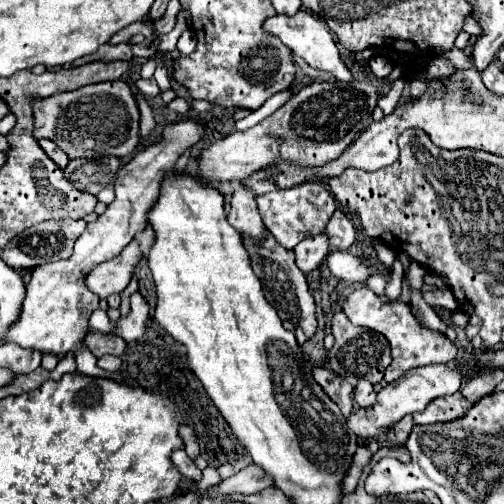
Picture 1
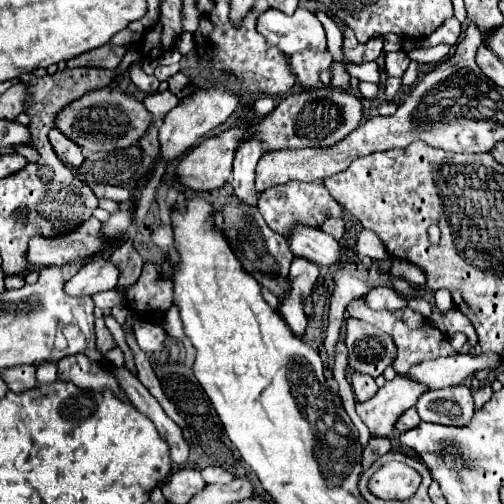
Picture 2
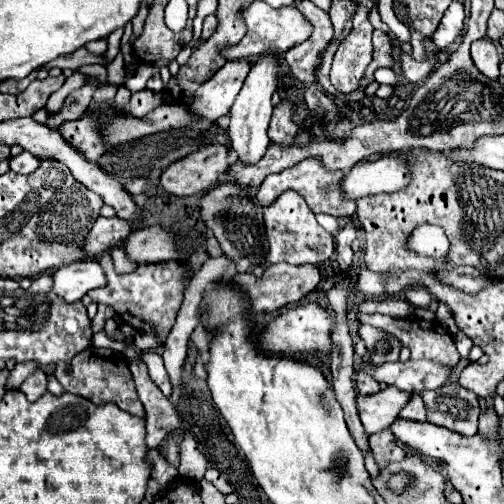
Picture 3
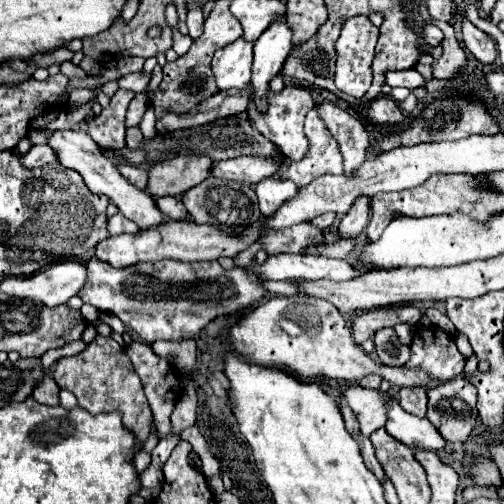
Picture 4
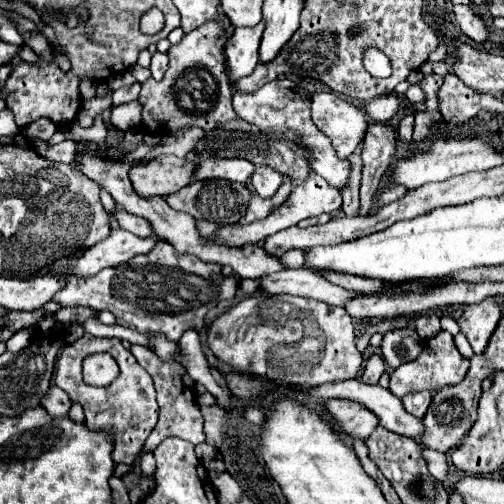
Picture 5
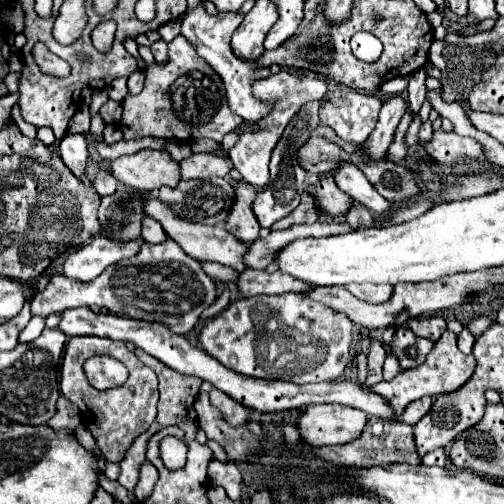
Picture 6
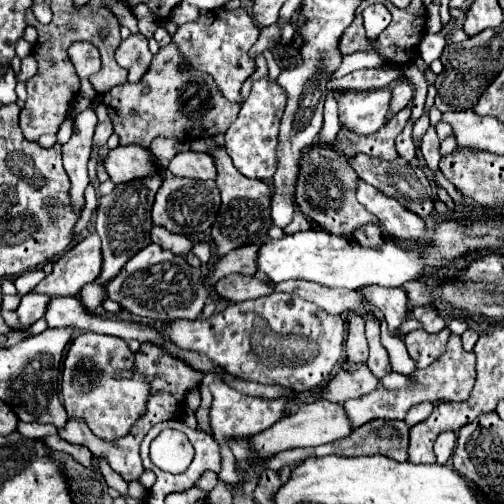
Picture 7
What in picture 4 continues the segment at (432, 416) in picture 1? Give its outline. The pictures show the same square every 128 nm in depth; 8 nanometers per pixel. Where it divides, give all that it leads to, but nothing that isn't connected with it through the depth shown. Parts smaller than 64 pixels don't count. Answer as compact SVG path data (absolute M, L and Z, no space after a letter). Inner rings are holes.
M456 376L430 386L426 394L428 420L448 442L466 442L478 420L476 388L462 376Z

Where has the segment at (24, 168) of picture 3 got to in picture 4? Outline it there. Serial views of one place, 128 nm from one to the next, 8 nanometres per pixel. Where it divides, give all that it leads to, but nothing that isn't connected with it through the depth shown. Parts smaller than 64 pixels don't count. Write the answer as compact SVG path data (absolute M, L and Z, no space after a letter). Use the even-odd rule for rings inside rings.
M38 144L38 146L32 146L26 154L22 154L20 158L20 164L24 168L38 168L38 166L44 166L44 164L50 164L50 162L56 162L56 154L52 152L52 148L48 148L46 144Z

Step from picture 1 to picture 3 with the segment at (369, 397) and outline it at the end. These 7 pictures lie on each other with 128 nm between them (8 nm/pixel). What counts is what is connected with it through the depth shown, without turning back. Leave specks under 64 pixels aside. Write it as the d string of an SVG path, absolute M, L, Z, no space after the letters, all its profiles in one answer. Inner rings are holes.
M358 372L356 374L356 388L358 388L360 394L366 394L366 396L368 394L376 394L380 390L378 382L372 380L372 376L368 376L366 372Z

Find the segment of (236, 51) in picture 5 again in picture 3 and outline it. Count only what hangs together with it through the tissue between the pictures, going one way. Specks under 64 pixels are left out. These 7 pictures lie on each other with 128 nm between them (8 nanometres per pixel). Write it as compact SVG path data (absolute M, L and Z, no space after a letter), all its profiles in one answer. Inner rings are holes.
M246 60L226 62L210 80L206 80L194 94L186 106L204 120L216 122L220 116L230 112L234 98L238 96L246 76L248 76Z

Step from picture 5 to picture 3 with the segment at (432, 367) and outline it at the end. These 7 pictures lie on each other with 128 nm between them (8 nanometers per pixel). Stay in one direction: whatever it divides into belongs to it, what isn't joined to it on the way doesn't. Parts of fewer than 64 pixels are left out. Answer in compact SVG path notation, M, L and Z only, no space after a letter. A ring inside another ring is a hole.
M356 314L356 320L360 324L372 324L372 326L378 326L382 328L384 332L390 332L394 336L398 336L398 340L410 348L410 360L432 360L432 362L438 362L438 364L446 364L446 366L456 366L460 362L460 354L454 346L454 340L452 336L448 334L446 328L442 328L442 324L438 320L424 320L424 318L418 318L418 316L408 316L404 320L394 320L390 316L384 316L384 314Z

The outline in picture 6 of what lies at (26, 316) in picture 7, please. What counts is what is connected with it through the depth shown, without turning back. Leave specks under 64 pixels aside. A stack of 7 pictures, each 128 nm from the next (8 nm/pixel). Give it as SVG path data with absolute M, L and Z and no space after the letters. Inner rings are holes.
M166 240L160 244L142 244L138 256L130 260L120 260L108 266L96 280L92 282L76 282L68 280L64 274L52 274L48 286L38 292L32 300L32 314L34 316L50 316L54 312L64 312L68 308L80 306L100 306L112 314L158 322L168 326L174 334L188 334L200 314L216 300L216 284L212 278L206 276L200 262L188 256L174 240ZM112 278L112 290L110 290Z

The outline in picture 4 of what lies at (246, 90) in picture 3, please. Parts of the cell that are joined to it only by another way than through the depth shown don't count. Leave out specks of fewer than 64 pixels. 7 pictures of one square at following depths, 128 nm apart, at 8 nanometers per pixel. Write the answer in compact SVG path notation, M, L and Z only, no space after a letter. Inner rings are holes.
M280 18L276 22L272 22L270 28L254 44L250 106L256 106L256 110L260 114L268 110L270 80L280 74L280 68L282 68L284 60L288 58L288 52L292 48L290 38L292 38L292 32L288 28L288 22L286 22L286 18L284 20Z

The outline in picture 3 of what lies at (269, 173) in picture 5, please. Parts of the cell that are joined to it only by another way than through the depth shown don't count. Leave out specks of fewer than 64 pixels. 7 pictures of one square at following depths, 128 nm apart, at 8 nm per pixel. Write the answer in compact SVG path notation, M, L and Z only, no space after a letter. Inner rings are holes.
M292 190L284 192L272 206L264 210L266 234L270 242L268 262L288 262L288 264L322 264L334 254L334 236L326 232L314 218L314 212L308 208L304 198Z

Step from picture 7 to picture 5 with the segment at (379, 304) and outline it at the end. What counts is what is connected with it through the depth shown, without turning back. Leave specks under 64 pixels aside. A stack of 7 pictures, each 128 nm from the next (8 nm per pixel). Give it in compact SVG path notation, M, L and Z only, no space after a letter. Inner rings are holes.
M322 272L322 276L328 278L332 284L342 286L346 290L354 290L354 292L376 292L382 288L380 280L372 280L364 276L348 276L348 274L338 274L338 272Z

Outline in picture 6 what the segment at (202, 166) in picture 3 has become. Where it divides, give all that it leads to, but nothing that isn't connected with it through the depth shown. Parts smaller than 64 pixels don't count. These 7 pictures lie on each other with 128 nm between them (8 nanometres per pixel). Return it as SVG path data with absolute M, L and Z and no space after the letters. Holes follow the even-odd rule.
M140 150L130 156L120 156L112 162L114 178L140 192L154 192L160 186L176 188L180 182L178 162L168 152Z

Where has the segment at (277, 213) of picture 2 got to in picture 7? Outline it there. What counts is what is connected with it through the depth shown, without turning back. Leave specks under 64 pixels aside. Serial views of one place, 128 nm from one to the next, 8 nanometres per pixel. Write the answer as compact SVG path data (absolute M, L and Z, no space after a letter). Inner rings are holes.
M344 90L338 98L338 118L342 128L368 136L384 126L388 106L390 90Z

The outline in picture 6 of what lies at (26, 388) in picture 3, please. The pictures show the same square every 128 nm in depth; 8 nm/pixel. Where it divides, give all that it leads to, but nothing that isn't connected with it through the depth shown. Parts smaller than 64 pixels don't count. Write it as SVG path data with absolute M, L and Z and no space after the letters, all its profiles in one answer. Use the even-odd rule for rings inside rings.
M60 396L58 404L56 404L56 416L52 416L52 420L48 420L48 424L54 430L62 430L62 428L74 430L80 422L82 422L80 410L72 402L68 402L64 396Z

